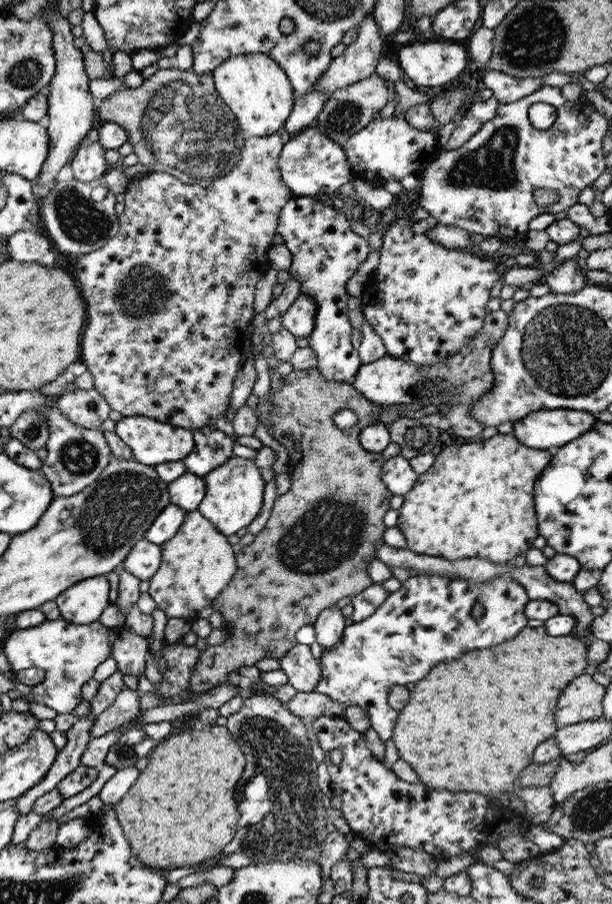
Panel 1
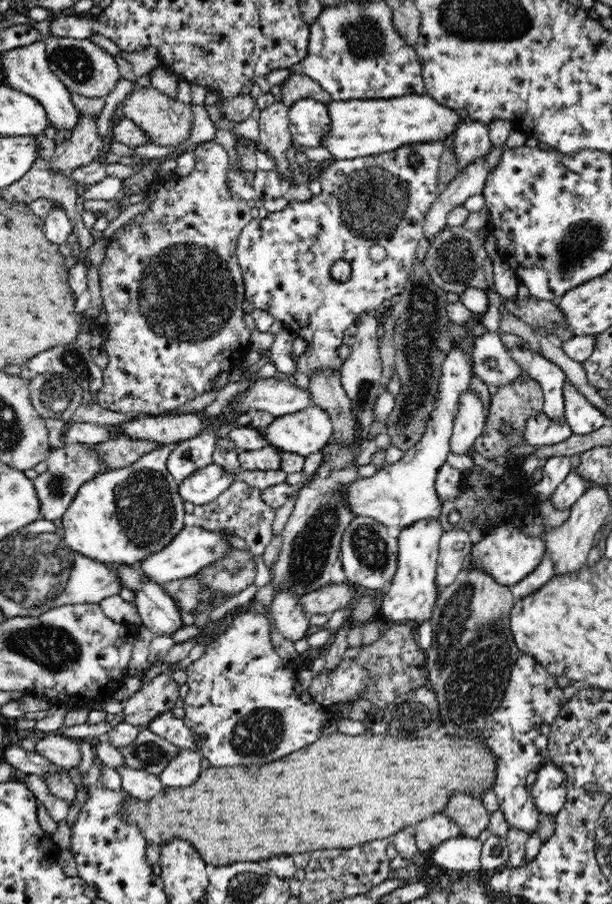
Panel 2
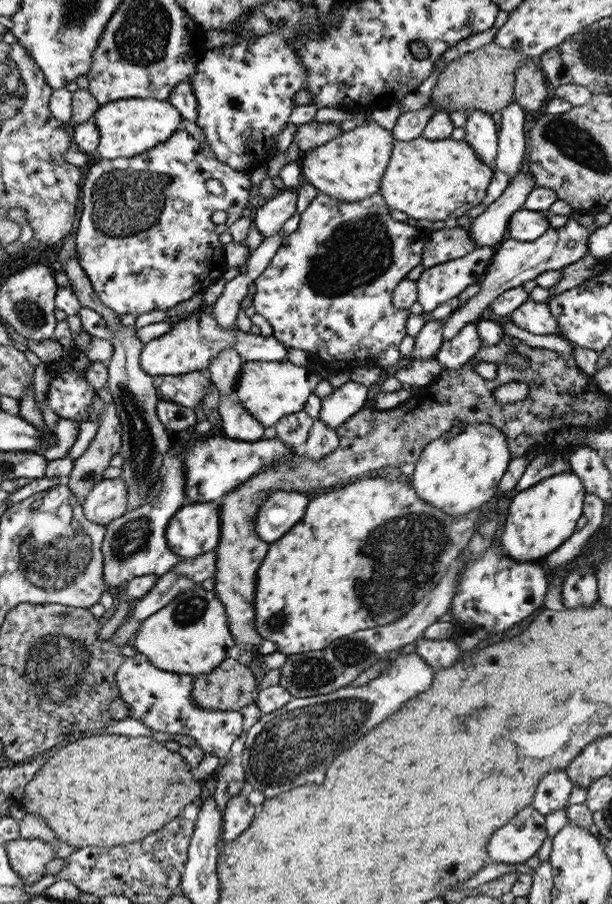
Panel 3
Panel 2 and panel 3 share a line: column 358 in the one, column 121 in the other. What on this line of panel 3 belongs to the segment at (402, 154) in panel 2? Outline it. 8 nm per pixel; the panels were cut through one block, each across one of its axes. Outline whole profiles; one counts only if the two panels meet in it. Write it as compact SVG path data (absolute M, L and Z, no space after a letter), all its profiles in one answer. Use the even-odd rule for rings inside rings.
M179 127L165 142L157 144L155 148L149 148L149 150L145 150L145 152L130 156L129 158L119 157L113 160L101 159L92 166L86 167L84 175L85 180L83 180L79 187L81 191L81 214L77 218L77 228L74 233L74 252L76 253L79 267L81 267L85 276L89 279L89 283L91 283L91 287L98 296L98 299L107 308L118 312L120 318L129 320L134 316L143 314L143 312L149 312L150 310L169 310L176 304L179 304L179 302L191 298L194 294L202 293L203 289L222 277L228 267L223 256L224 245L219 243L219 234L228 230L228 226L239 219L241 211L245 208L247 200L251 196L252 186L248 174L237 172L231 169L231 167L217 161L214 155L203 144L199 144L197 140L193 140L183 128ZM207 180L216 180L221 184L223 192L220 196L213 196L205 189ZM215 211L223 211L226 214L227 218L224 223L215 225L211 222L211 214Z

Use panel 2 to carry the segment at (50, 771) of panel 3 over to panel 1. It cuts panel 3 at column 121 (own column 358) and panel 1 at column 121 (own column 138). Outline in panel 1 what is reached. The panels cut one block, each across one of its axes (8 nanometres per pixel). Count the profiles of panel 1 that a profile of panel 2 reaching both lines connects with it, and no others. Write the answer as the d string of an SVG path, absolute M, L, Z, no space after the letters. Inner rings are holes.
M213 723L185 730L163 739L149 754L149 764L139 772L129 792L113 806L117 824L121 827L131 854L143 865L174 869L197 865L223 850L233 838L239 818L233 790L243 772L245 760L232 734L222 725Z

